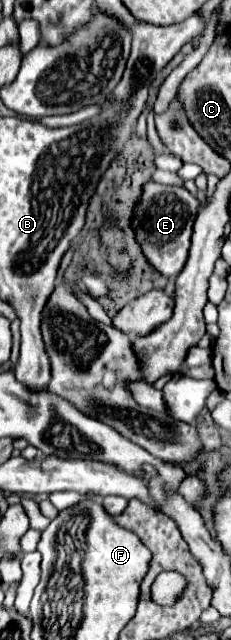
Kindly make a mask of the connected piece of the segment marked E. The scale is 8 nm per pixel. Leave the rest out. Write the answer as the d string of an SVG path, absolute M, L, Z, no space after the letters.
M148 181L142 185L142 195L132 213L132 229L136 233L136 241L146 261L160 275L176 277L182 271L188 259L196 209L198 209L198 199L184 187L160 185L154 181Z

